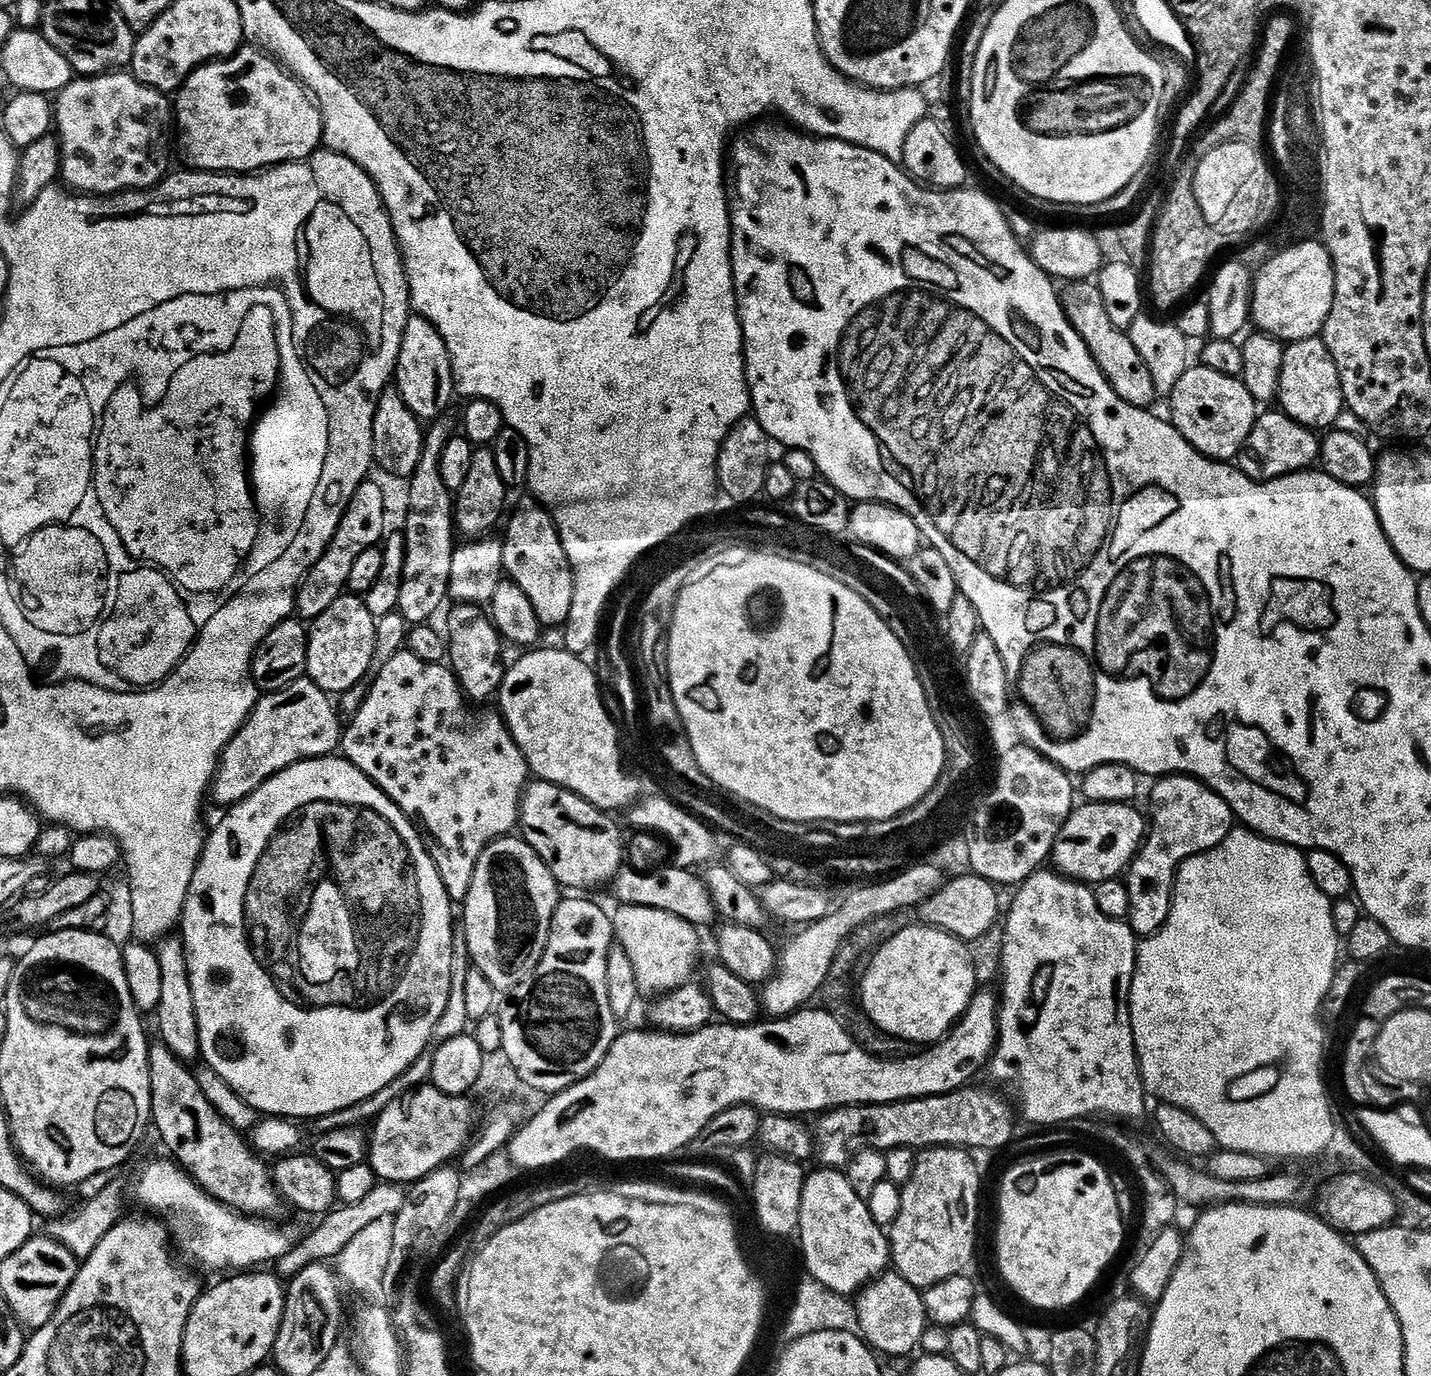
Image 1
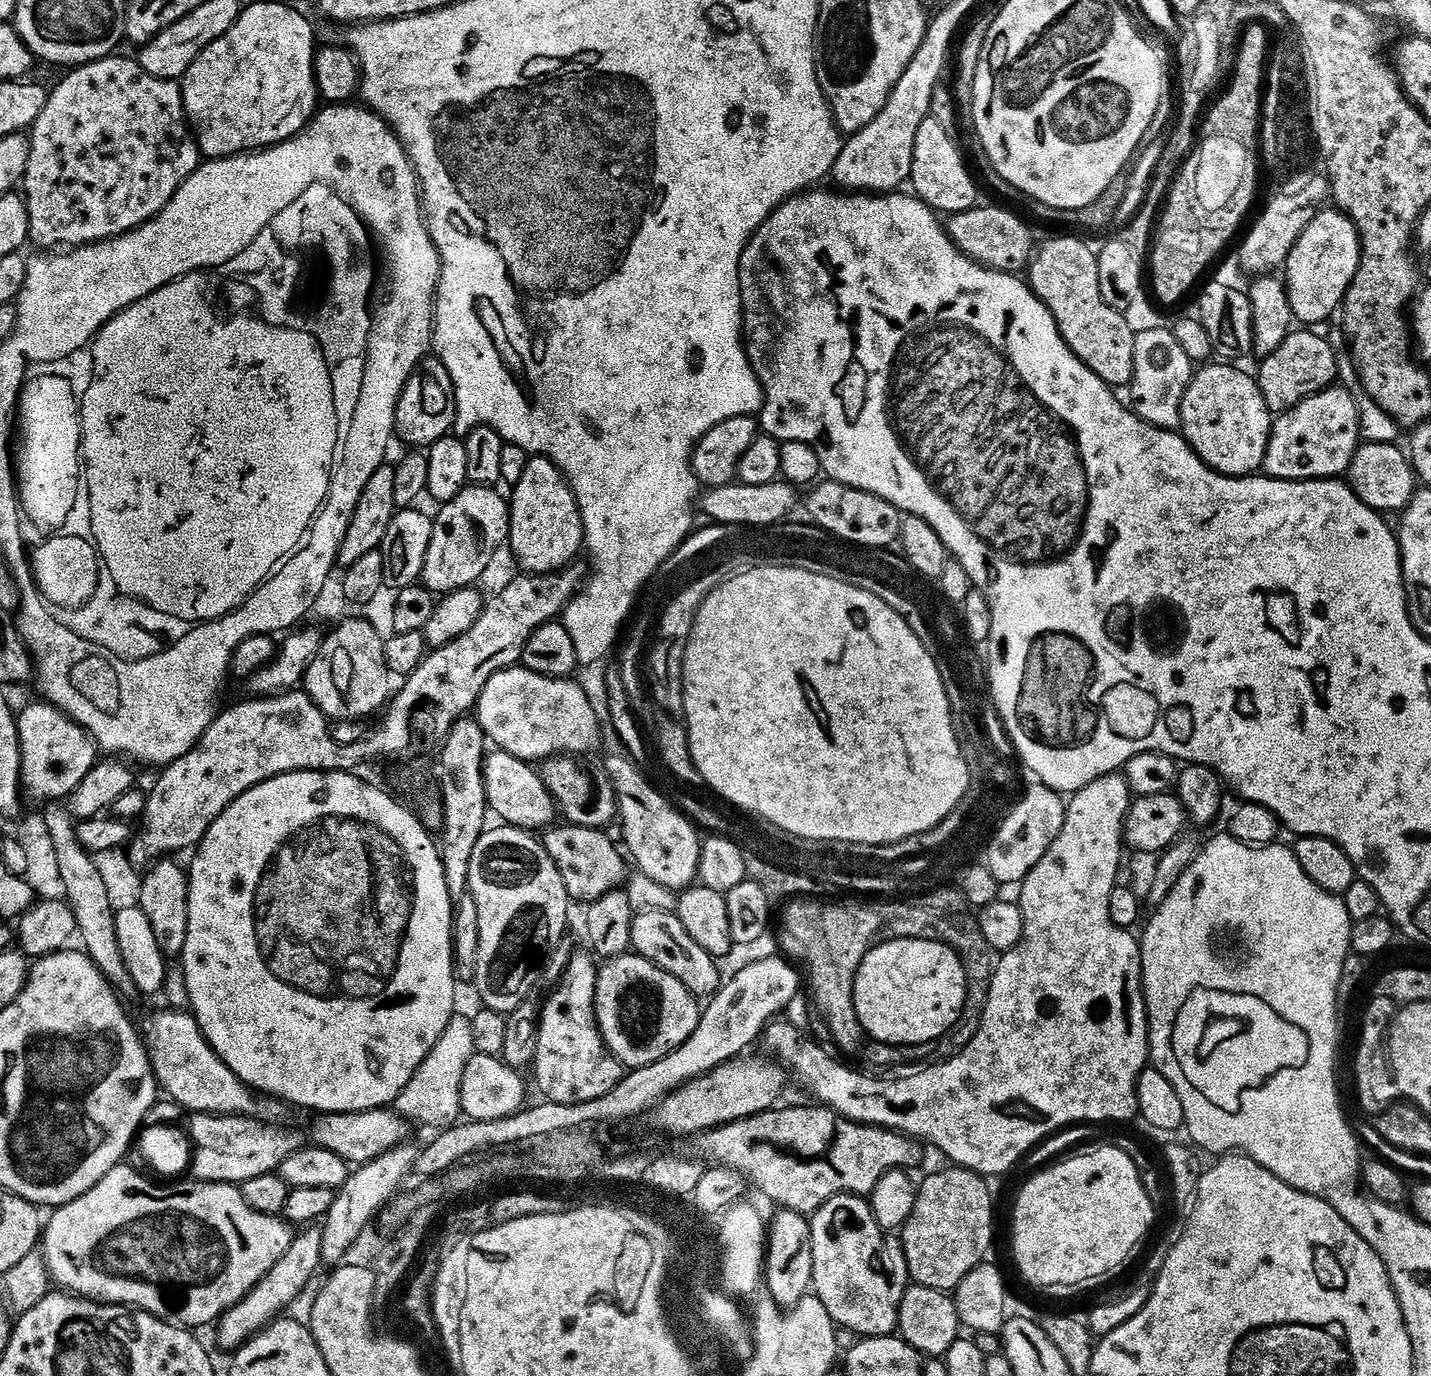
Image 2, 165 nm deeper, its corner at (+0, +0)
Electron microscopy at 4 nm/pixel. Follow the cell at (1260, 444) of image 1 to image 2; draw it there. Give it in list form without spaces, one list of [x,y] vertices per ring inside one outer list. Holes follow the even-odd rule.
[[[1333,386],[1306,398],[1289,412],[1281,412],[1273,419],[1263,471],[1273,480],[1340,478],[1349,471],[1361,443],[1355,398],[1344,386]]]

